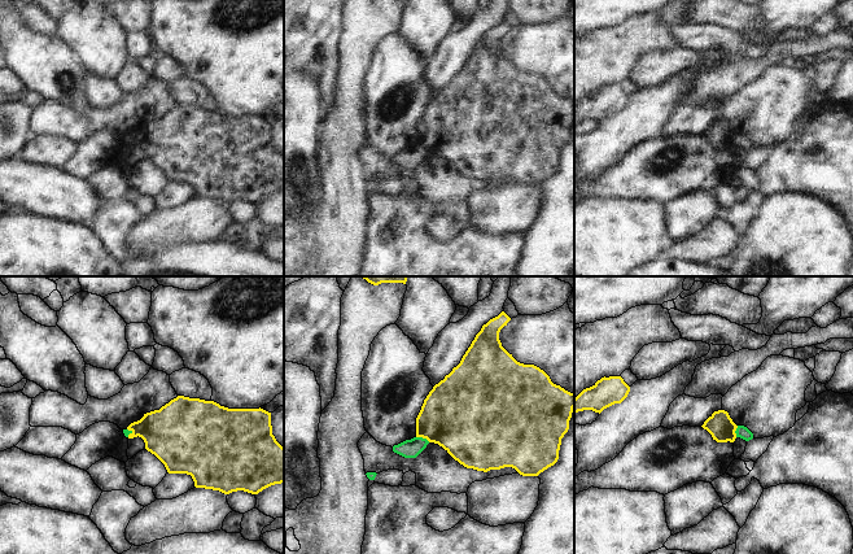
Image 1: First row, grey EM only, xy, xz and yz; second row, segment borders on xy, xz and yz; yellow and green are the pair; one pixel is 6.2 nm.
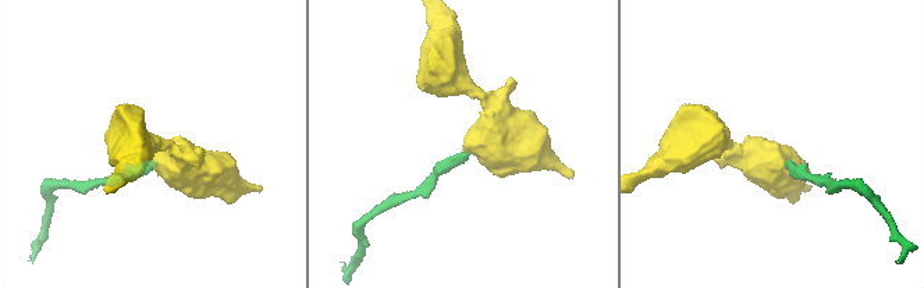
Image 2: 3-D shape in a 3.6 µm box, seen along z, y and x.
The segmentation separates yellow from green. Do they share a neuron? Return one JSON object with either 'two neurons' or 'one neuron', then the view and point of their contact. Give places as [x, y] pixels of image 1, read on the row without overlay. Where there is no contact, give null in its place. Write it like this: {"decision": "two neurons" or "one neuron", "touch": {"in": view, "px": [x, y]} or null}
{"decision": "two neurons", "touch": {"in": "xz", "px": [423, 147]}}

